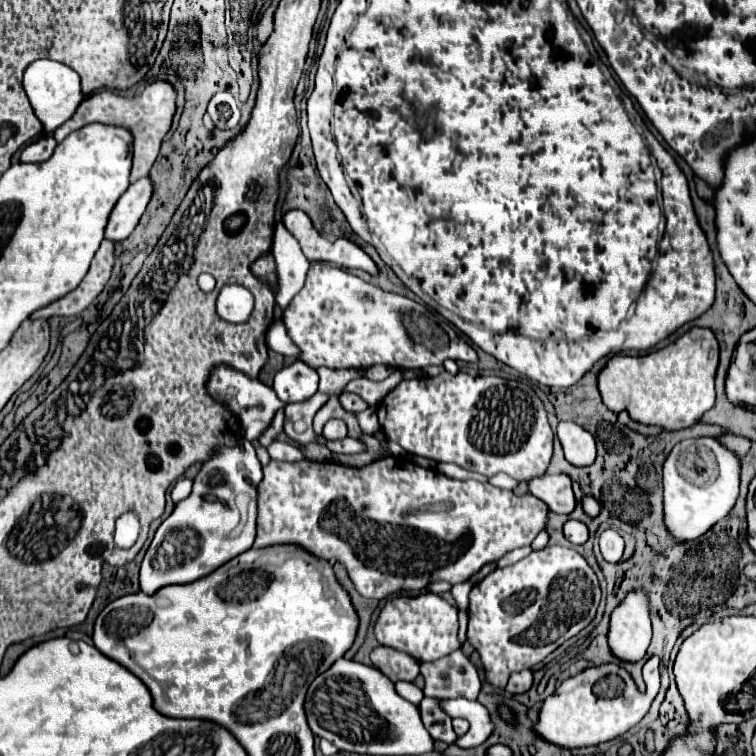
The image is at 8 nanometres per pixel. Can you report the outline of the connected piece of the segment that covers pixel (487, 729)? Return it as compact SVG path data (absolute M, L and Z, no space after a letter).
M446 699L442 701L442 709L450 715L450 717L464 717L470 724L470 728L464 737L460 737L456 741L456 745L464 747L464 749L477 747L483 743L493 732L494 726L491 721L489 712L478 701L470 701L468 699Z

